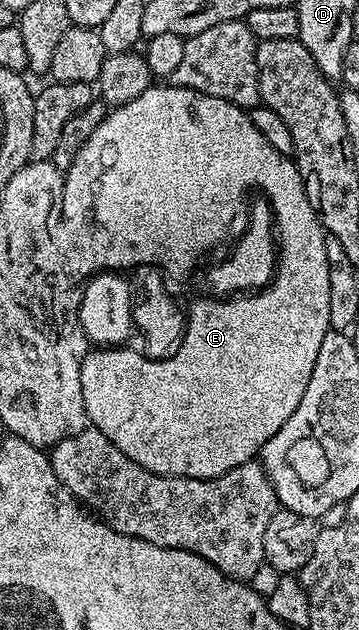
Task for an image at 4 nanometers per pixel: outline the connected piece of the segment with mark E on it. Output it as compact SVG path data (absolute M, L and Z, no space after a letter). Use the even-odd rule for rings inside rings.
M158 83L144 91L138 101L113 106L100 127L96 127L96 131L88 135L88 143L84 143L80 151L76 151L76 159L72 159L70 166L64 170L60 237L64 242L66 260L72 263L73 272L75 269L83 279L94 277L96 271L124 277L124 284L134 296L133 308L146 317L159 316L158 321L162 326L158 333L162 337L170 333L166 326L170 317L174 321L180 320L182 316L190 320L178 350L163 361L149 361L136 350L126 349L128 347L98 347L87 352L80 367L80 391L84 391L87 422L112 443L116 443L116 447L120 447L120 451L124 451L124 455L128 455L132 463L140 463L140 467L153 469L156 475L216 479L232 471L232 467L240 467L255 460L268 439L272 439L272 435L276 435L276 431L280 431L280 427L288 423L292 411L300 407L300 399L304 399L308 379L312 379L312 367L316 367L320 343L324 343L324 335L331 332L328 319L328 255L324 255L324 243L328 234L322 228L312 203L308 203L304 183L268 181L267 191L266 185L258 179L260 169L268 169L281 154L276 151L276 147L272 147L272 143L268 143L268 139L264 139L264 135L260 135L249 112L239 105L233 105L224 99L211 98L206 93L182 89L173 83ZM222 189L226 189L230 197L238 196L238 226L227 233L222 233ZM206 252L210 252L214 261L194 261L194 253Z

